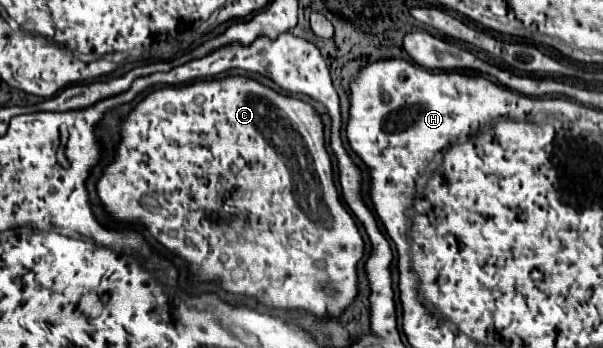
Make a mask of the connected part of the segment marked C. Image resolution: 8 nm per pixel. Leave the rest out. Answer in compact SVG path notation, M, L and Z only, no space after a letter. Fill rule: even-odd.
M230 74L230 76L224 76L224 78L198 80L198 82L194 82L194 84L182 84L182 86L176 86L176 88L160 88L160 90L148 94L148 96L146 96L142 102L138 102L136 106L138 106L138 108L130 110L130 112L120 120L120 124L118 124L120 142L118 142L118 148L116 148L114 160L112 160L112 164L108 164L108 166L102 170L102 176L96 180L96 196L98 196L98 200L100 200L100 204L102 204L102 210L106 210L108 216L112 214L114 222L142 224L142 226L144 226L144 228L154 236L156 242L160 242L166 250L174 252L176 256L180 256L180 258L184 258L184 260L188 262L188 268L190 268L190 280L192 280L194 284L202 284L202 282L218 282L220 288L226 290L228 294L244 294L244 296L250 296L250 298L254 298L258 304L264 304L264 306L268 306L268 308L310 312L310 314L314 314L316 318L320 318L322 322L324 322L328 316L332 316L332 318L336 318L336 320L342 318L344 312L354 304L354 300L356 300L356 296L358 296L358 262L360 262L362 256L364 256L364 240L362 240L362 236L360 236L360 232L358 232L358 226L356 226L352 214L346 210L346 206L344 206L344 202L342 202L342 198L340 198L340 194L338 194L338 188L336 188L336 184L334 184L332 160L330 160L330 154L326 152L326 142L324 142L324 124L322 124L322 118L320 118L318 110L314 110L312 104L308 104L308 102L304 102L304 100L298 100L298 98L292 98L292 96L286 96L286 94L280 94L280 92L276 92L276 90L272 90L272 88L268 88L268 86L260 84L258 80L254 80L254 78L250 78L250 76L244 76L244 74ZM218 212L224 212L224 220L216 216Z

